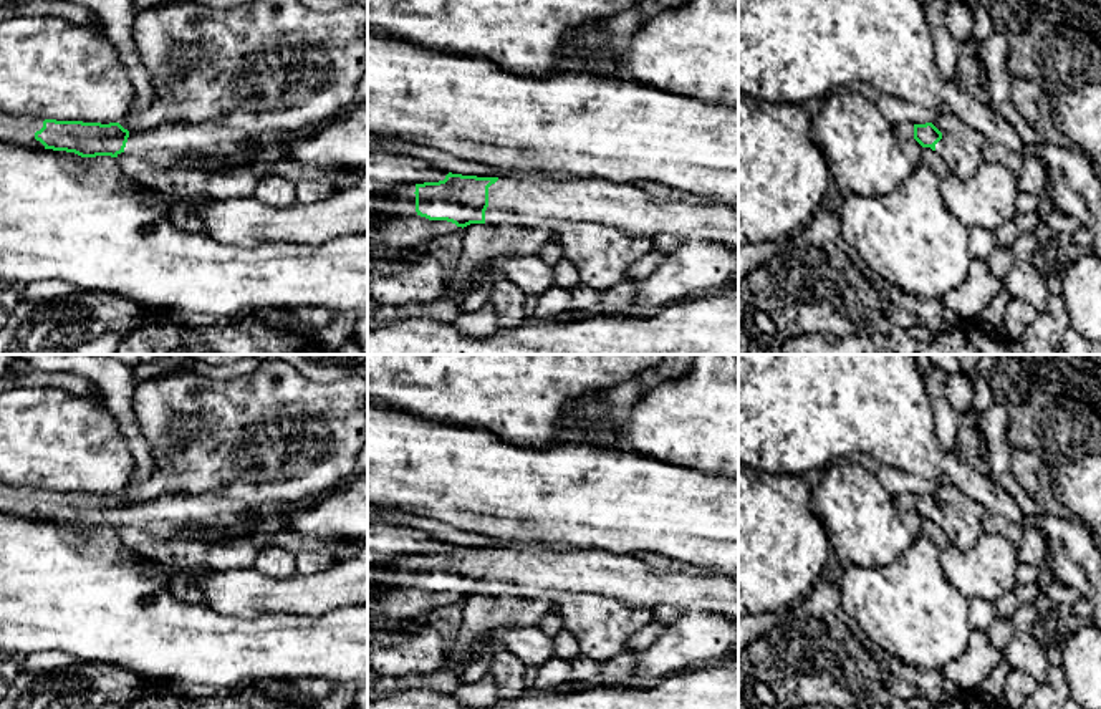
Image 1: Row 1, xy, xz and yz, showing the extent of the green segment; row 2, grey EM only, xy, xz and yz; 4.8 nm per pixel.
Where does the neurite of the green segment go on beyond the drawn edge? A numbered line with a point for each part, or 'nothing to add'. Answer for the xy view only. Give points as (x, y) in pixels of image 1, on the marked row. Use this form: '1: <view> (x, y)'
1: xy (32, 123)
2: xy (169, 144)

